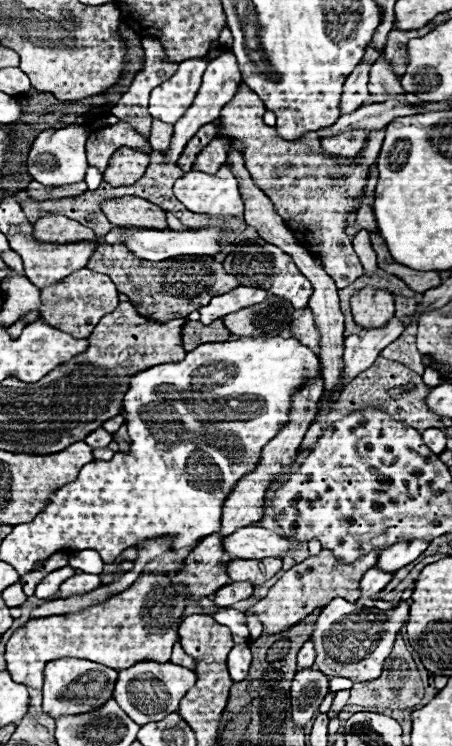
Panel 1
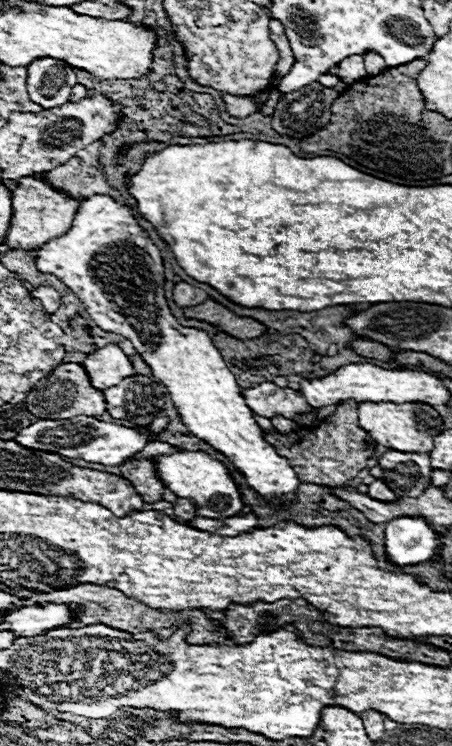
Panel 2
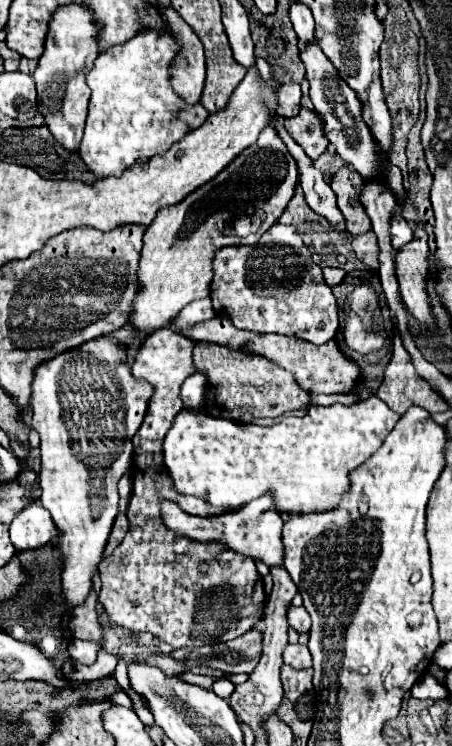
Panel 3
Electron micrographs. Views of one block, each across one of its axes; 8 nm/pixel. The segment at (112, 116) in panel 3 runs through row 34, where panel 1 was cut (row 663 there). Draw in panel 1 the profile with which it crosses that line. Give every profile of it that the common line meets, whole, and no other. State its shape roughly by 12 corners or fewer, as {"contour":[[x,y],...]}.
{"contour":[[172,662],[118,670],[114,700],[136,720],[178,712],[196,672]]}

